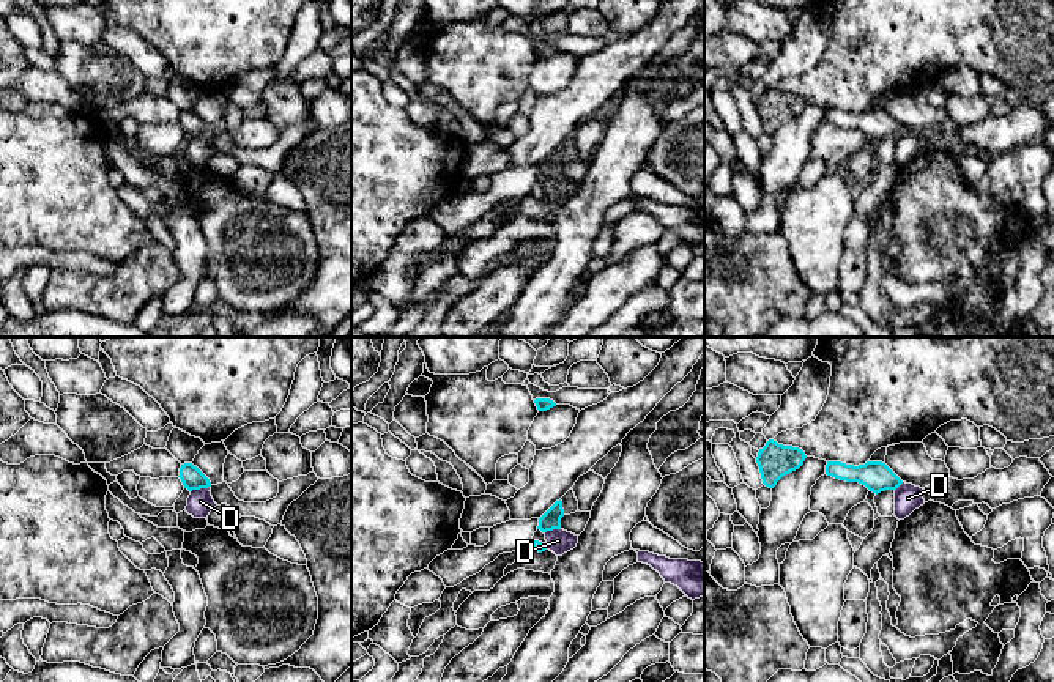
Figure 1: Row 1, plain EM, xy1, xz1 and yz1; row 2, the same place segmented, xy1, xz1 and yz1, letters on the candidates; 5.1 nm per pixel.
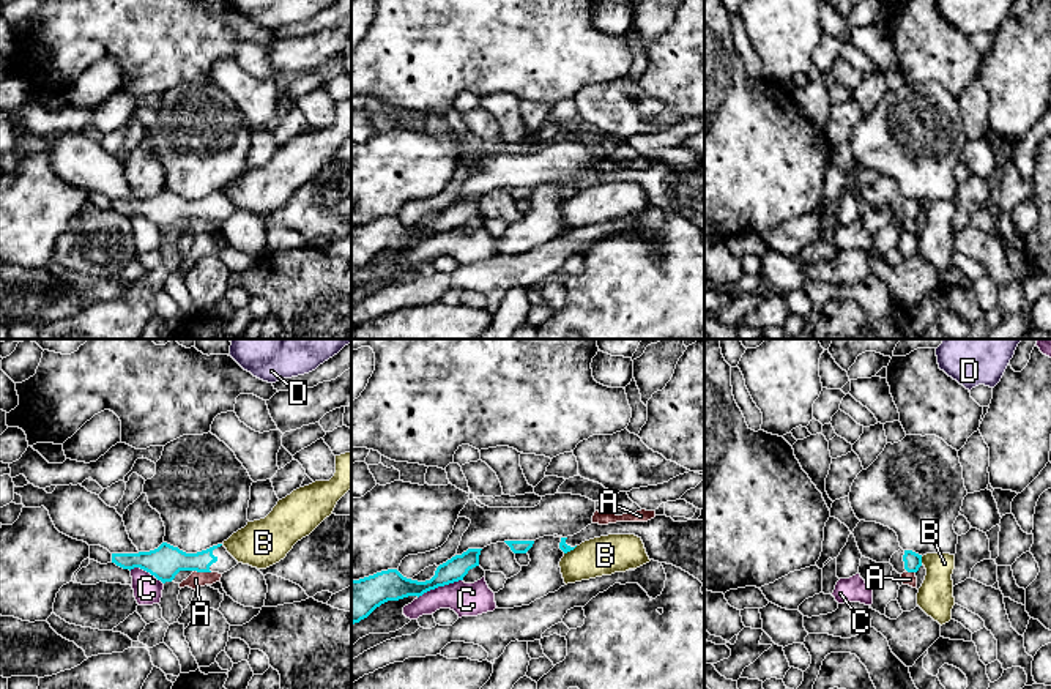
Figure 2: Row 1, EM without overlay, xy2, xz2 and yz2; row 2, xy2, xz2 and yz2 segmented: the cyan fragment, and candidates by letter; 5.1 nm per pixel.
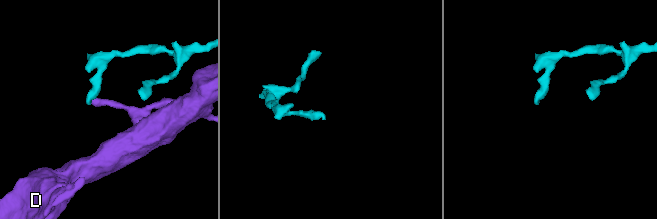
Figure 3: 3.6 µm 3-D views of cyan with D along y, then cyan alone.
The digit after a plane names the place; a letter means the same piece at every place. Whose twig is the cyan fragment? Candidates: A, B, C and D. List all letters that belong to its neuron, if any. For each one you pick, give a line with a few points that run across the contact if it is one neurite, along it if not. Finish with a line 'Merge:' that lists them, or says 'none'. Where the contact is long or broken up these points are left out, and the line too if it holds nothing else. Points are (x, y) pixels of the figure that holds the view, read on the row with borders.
Merge: none

